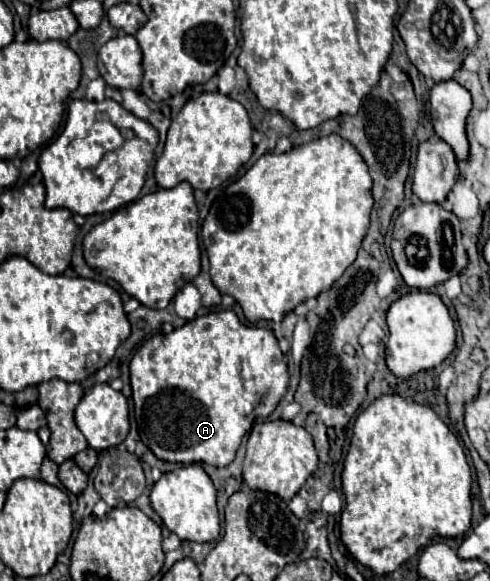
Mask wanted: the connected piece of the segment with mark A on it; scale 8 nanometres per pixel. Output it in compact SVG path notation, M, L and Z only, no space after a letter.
M235 311L207 313L169 335L153 335L137 349L129 369L141 441L159 459L171 463L229 465L235 459L243 435L251 429L255 415L265 417L265 411L271 413L287 393L289 385L287 363L273 331L241 323Z

